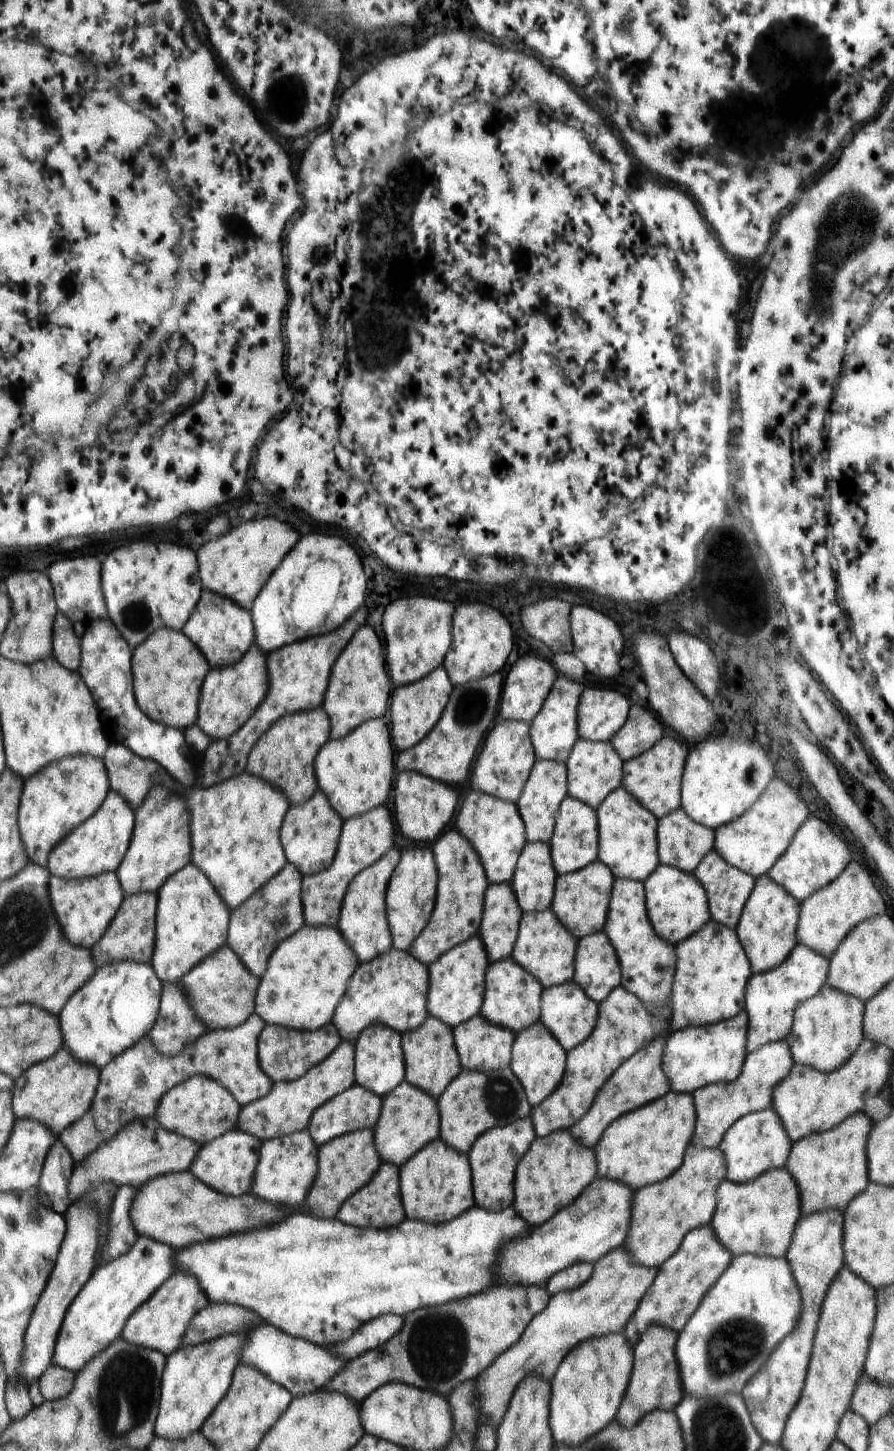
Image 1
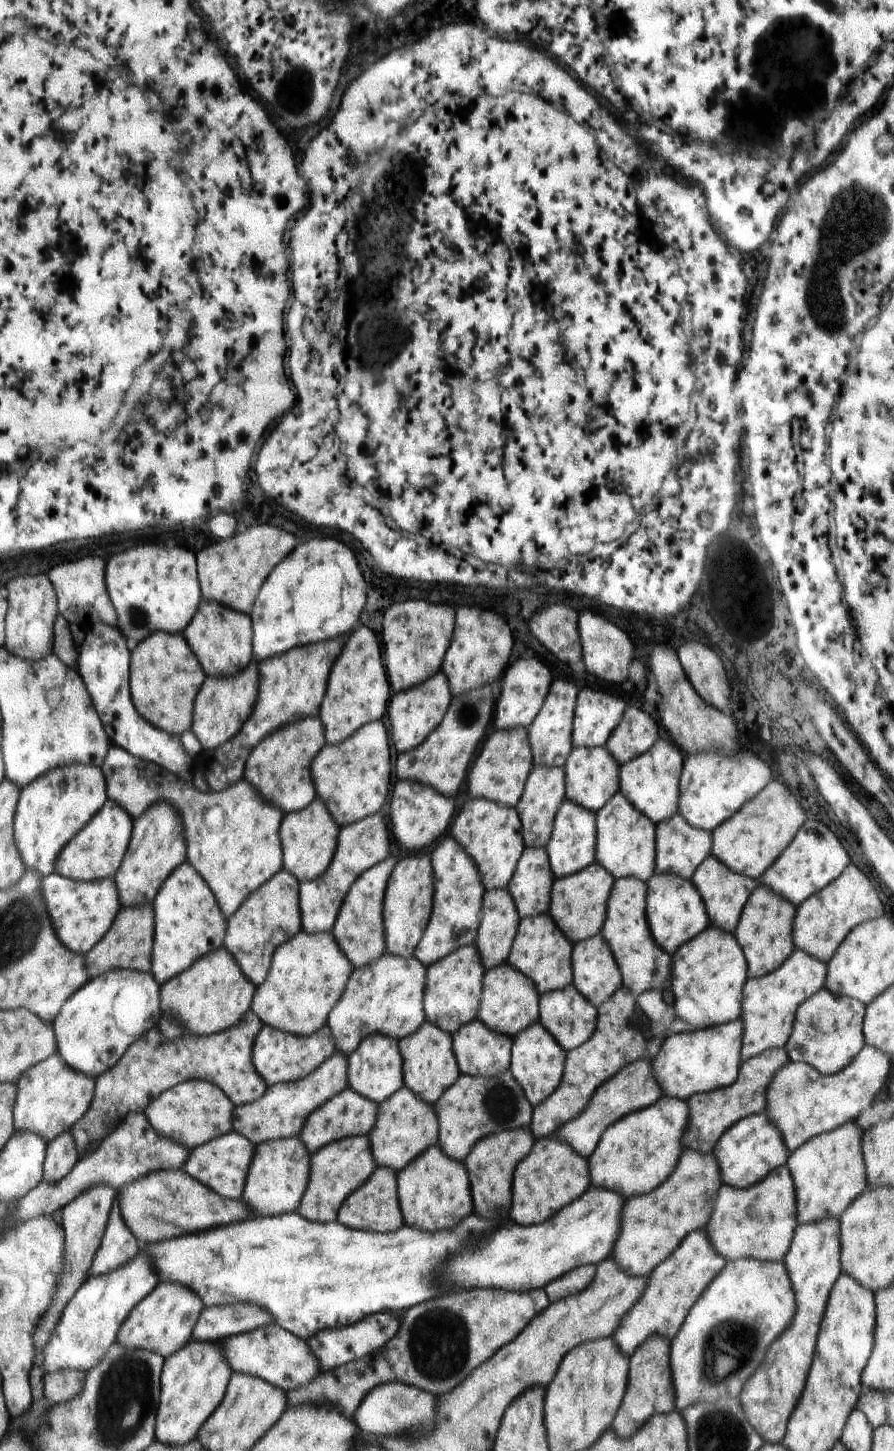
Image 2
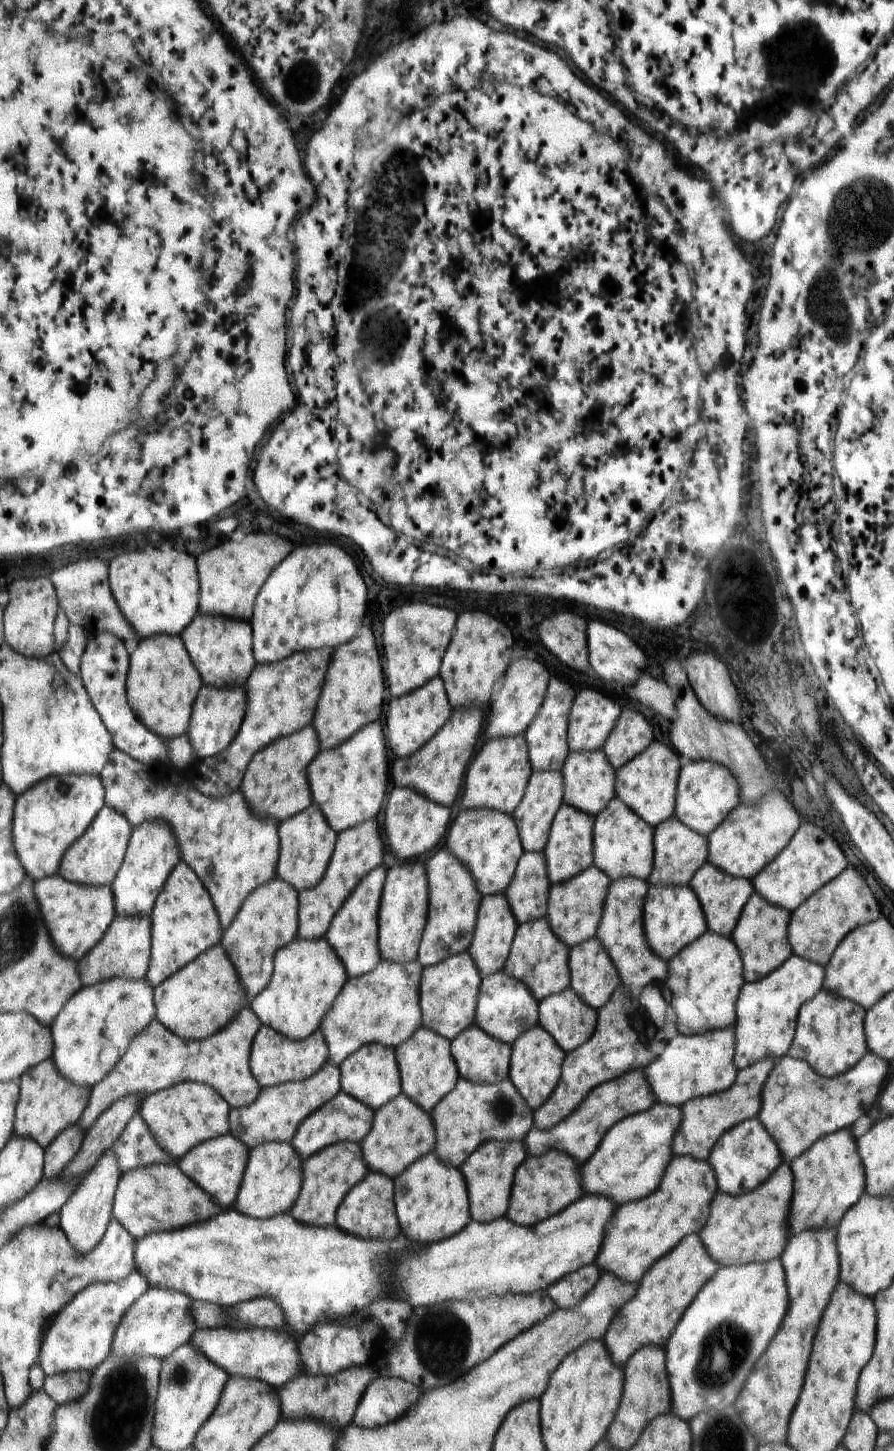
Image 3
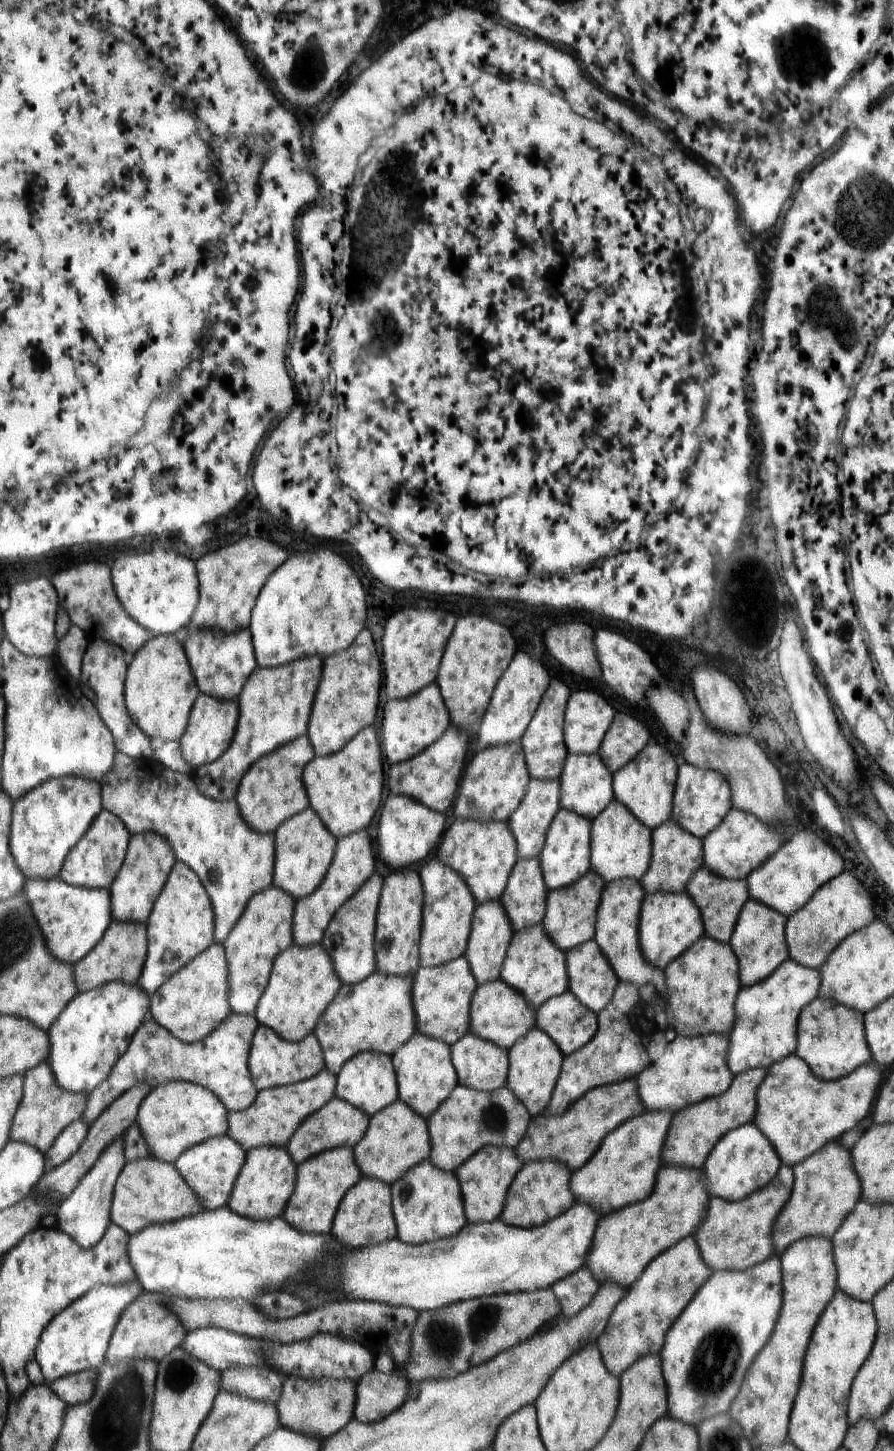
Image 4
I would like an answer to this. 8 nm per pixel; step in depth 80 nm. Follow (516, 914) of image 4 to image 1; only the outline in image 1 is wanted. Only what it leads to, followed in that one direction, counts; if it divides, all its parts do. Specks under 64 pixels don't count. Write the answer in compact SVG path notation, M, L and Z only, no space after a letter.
M533 842L521 852L511 886L518 904L529 912L552 908L557 871L549 843Z

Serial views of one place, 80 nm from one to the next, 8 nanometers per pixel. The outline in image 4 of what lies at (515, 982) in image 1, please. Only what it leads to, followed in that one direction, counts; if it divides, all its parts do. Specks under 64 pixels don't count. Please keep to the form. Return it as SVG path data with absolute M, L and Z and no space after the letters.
M501 978L477 986L469 1011L470 1032L507 1051L524 1039L537 1024L536 1010L529 1006L517 989L510 987Z

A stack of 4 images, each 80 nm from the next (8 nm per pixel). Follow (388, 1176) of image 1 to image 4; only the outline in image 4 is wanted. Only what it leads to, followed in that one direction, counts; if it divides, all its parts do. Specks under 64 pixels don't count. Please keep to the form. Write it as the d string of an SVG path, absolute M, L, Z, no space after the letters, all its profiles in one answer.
M362 1178L341 1200L330 1234L346 1247L360 1248L396 1239L397 1223L393 1215L392 1189L376 1179Z

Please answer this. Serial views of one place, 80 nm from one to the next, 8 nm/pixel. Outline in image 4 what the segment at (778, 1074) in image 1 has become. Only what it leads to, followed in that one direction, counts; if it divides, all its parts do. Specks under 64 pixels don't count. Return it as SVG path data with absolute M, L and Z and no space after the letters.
M754 1069L734 1075L733 1082L724 1095L688 1105L682 1111L675 1112L661 1152L664 1165L702 1169L708 1155L712 1154L713 1148L728 1132L753 1122L757 1112L757 1090L767 1074L767 1069Z

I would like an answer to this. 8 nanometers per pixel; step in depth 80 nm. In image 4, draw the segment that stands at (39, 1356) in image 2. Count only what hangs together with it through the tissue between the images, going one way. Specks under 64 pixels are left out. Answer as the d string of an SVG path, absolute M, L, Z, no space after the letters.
M116 1137L103 1151L94 1166L78 1182L70 1196L54 1210L57 1216L57 1228L73 1237L77 1243L85 1249L93 1247L100 1239L104 1238L105 1232L112 1222L110 1213L113 1204L113 1192L118 1175L121 1174L126 1164L125 1140Z

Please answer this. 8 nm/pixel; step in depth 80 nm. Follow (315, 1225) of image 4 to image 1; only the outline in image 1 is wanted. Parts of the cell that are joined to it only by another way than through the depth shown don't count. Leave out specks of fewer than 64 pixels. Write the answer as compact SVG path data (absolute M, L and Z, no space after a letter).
M362 1129L361 1131L340 1135L320 1147L317 1176L313 1184L314 1192L310 1190L310 1198L307 1196L305 1200L312 1216L336 1218L342 1202L360 1191L380 1170L382 1162L380 1162L380 1156L378 1156L380 1152L376 1152L376 1148L374 1148L373 1130Z

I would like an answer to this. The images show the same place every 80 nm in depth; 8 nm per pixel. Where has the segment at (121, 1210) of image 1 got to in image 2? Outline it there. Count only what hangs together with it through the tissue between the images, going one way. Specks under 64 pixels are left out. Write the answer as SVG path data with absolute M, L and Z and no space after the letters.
M116 1198L115 1206L109 1216L109 1224L105 1228L104 1241L94 1255L87 1276L104 1276L116 1271L117 1268L125 1267L138 1256L140 1247L141 1243L122 1218Z

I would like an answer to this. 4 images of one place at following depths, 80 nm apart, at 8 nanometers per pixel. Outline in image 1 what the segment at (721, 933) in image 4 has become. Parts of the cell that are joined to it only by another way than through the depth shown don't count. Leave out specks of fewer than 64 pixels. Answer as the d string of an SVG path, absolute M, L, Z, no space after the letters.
M715 850L705 856L704 861L693 874L701 882L705 892L710 892L709 912L714 912L714 920L736 930L741 912L755 885L754 877L731 865Z

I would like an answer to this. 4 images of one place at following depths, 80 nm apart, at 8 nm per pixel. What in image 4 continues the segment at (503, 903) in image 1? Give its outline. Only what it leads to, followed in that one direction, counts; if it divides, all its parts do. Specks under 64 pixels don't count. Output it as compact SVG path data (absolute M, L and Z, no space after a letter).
M499 899L482 903L477 908L473 918L473 930L469 936L469 944L465 950L466 960L469 961L473 975L478 985L492 983L501 976L501 968L508 958L509 944L515 932L510 924L509 917Z

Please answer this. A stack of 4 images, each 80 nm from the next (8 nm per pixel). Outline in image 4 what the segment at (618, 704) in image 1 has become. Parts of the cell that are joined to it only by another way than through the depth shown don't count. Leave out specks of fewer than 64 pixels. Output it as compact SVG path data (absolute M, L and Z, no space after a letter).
M573 692L565 708L565 745L569 753L598 753L609 728L614 710L596 692Z

